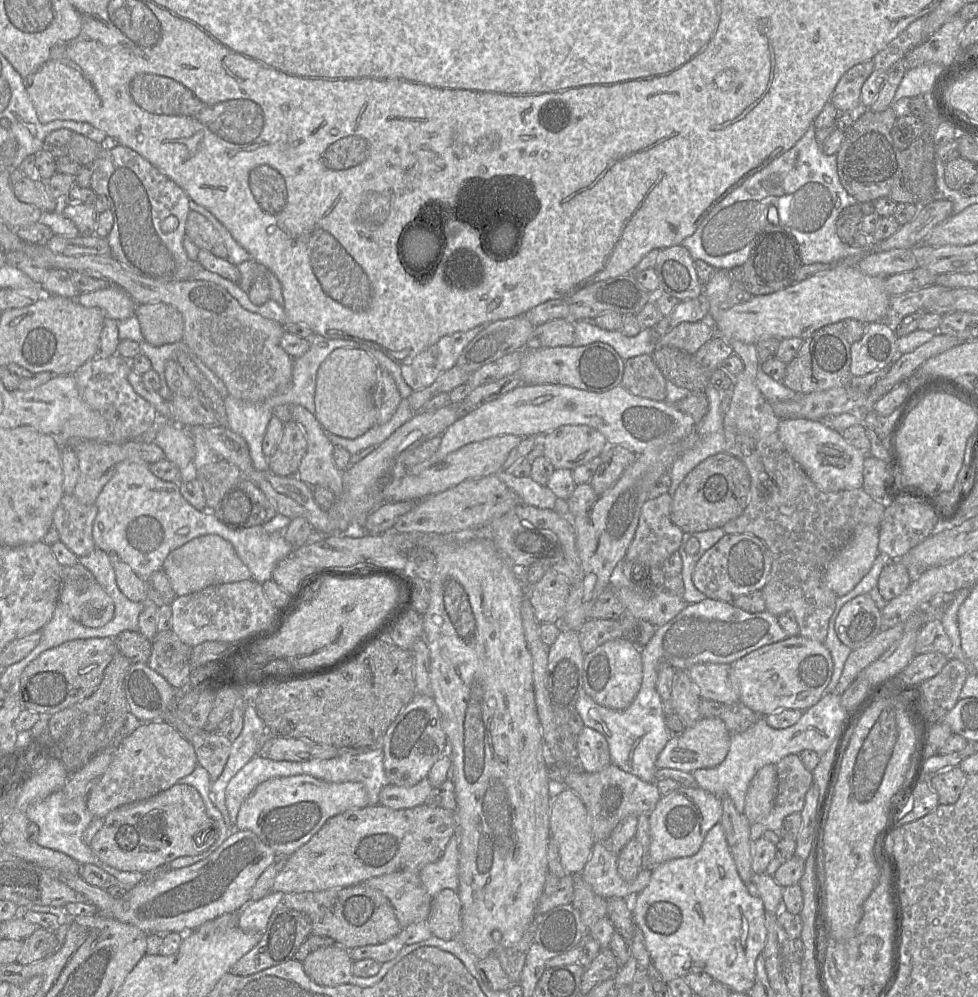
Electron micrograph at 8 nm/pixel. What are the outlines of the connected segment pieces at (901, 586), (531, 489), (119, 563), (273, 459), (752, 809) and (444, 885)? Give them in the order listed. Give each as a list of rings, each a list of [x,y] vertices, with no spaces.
[[[898,560],[889,561],[881,571],[877,588],[886,602],[900,596],[910,586],[914,575]]]
[[[500,470],[496,475],[519,496],[521,504],[555,510],[557,497],[547,486],[538,484],[530,476],[518,478],[504,470]]]
[[[110,552],[108,555],[115,570],[116,583],[120,590],[134,602],[147,603],[148,586],[146,581],[140,578],[116,553]]]
[[[294,420],[286,422],[277,448],[269,458],[269,470],[277,476],[298,476],[306,451],[307,440],[300,426]]]
[[[775,764],[760,768],[748,786],[744,814],[750,824],[765,818],[772,810],[777,794],[778,780]]]
[[[457,829],[440,859],[427,864],[420,871],[421,881],[432,898],[443,889],[451,889],[458,893],[459,843],[460,833]]]

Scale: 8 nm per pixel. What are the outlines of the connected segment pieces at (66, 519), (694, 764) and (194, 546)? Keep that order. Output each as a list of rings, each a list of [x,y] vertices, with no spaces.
[[[65,493],[53,513],[60,541],[77,557],[86,556],[96,548],[93,540],[96,514],[96,504],[83,504],[74,494]]]
[[[702,717],[693,726],[676,737],[670,737],[663,750],[658,755],[655,765],[657,769],[669,768],[685,772],[697,769],[714,768],[726,758],[730,748],[730,733],[719,717]]]
[[[216,534],[198,536],[171,551],[164,560],[162,570],[177,596],[197,592],[211,585],[252,579],[250,570],[239,558],[232,543]]]

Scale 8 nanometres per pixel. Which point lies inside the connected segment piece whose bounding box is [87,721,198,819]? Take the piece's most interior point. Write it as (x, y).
(154, 756)

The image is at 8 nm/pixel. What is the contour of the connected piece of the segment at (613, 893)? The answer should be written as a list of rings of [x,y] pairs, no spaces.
[[[607,841],[595,842],[592,853],[581,875],[585,882],[590,885],[594,893],[605,899],[619,897],[632,900],[634,896],[640,893],[649,884],[651,879],[651,867],[642,868],[634,881],[626,882],[618,873],[618,857],[619,854],[608,849]]]

